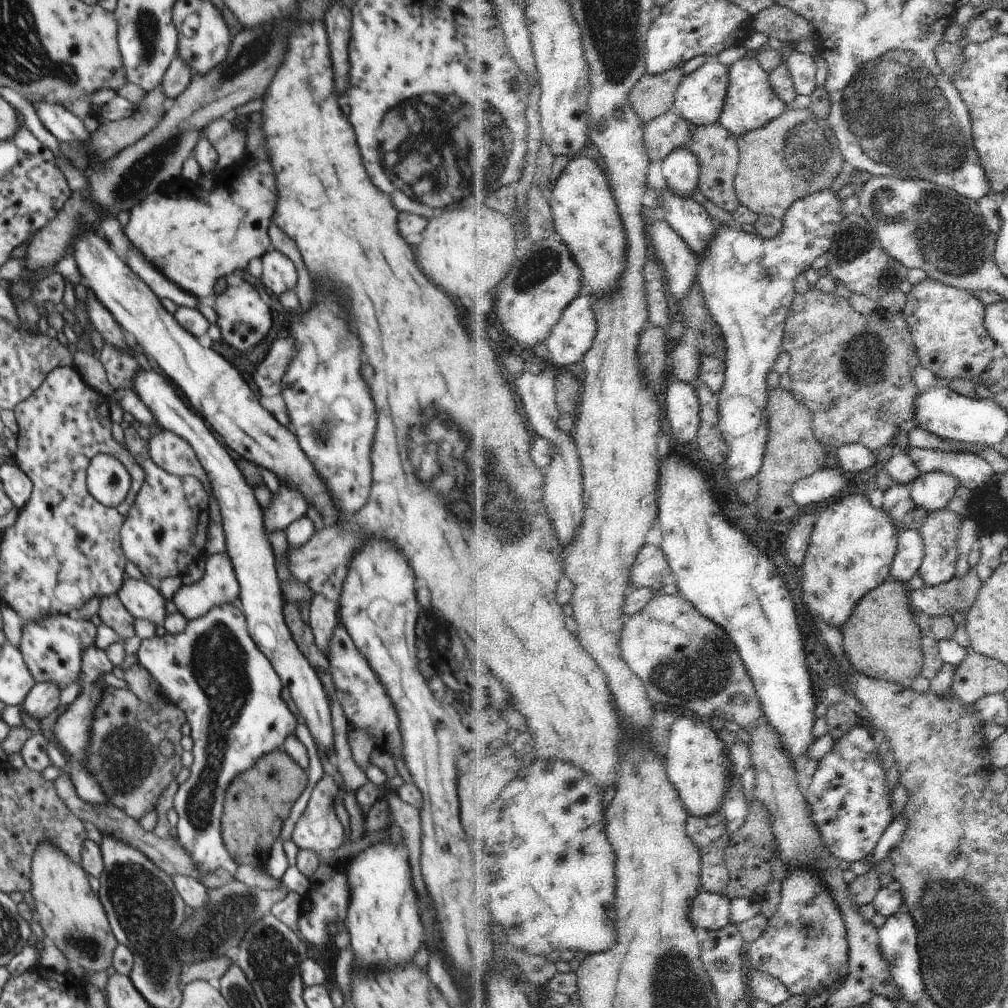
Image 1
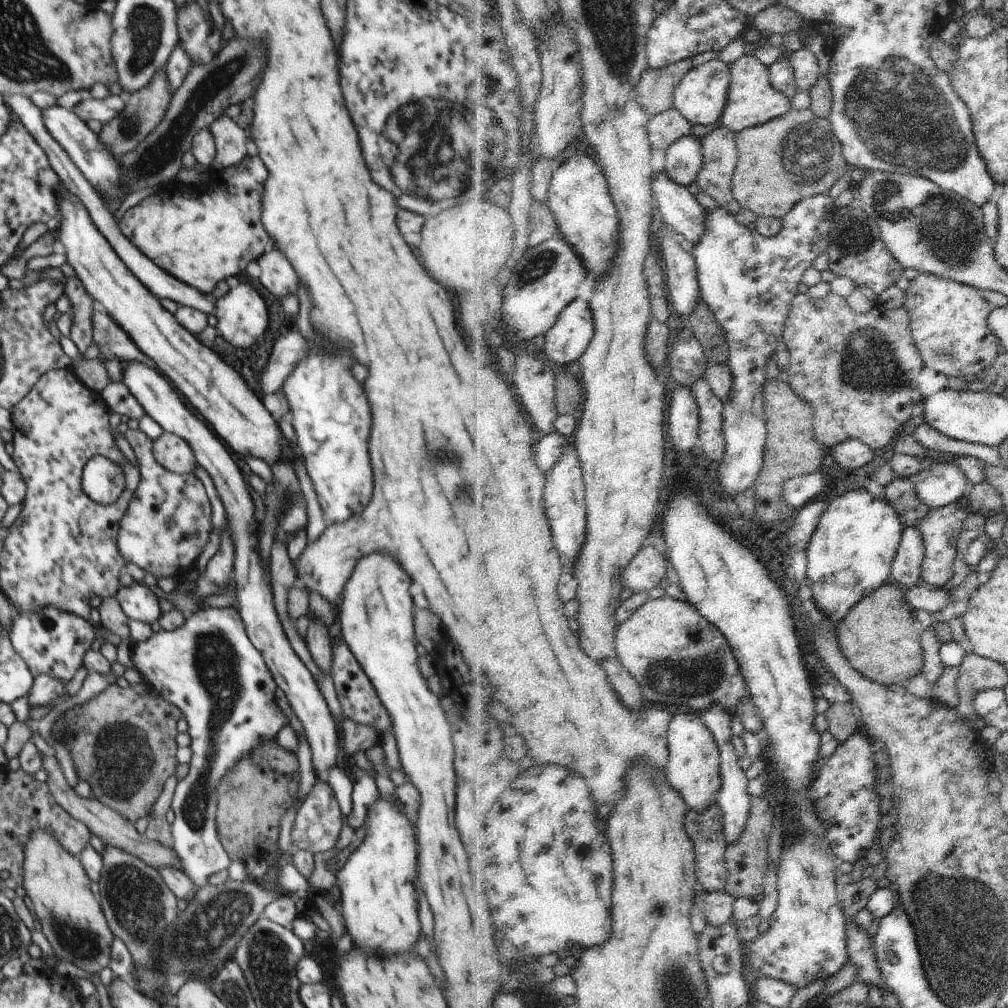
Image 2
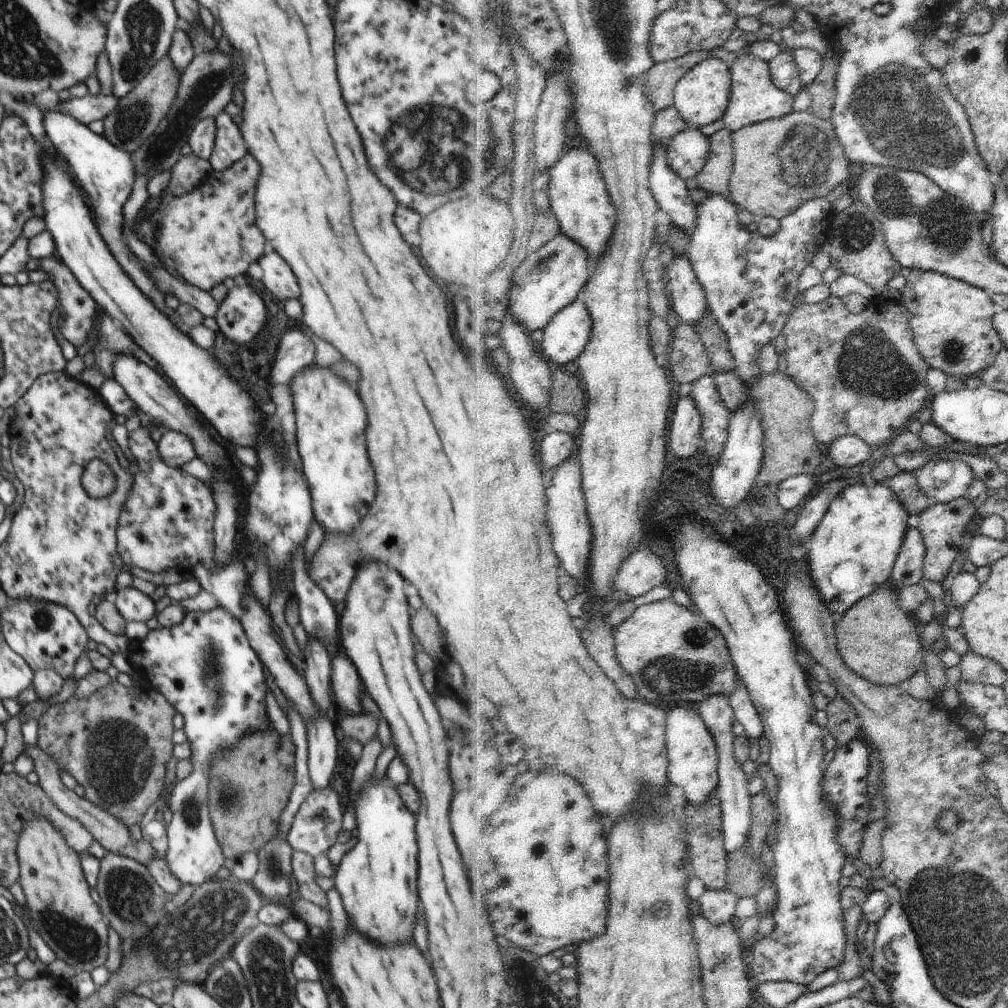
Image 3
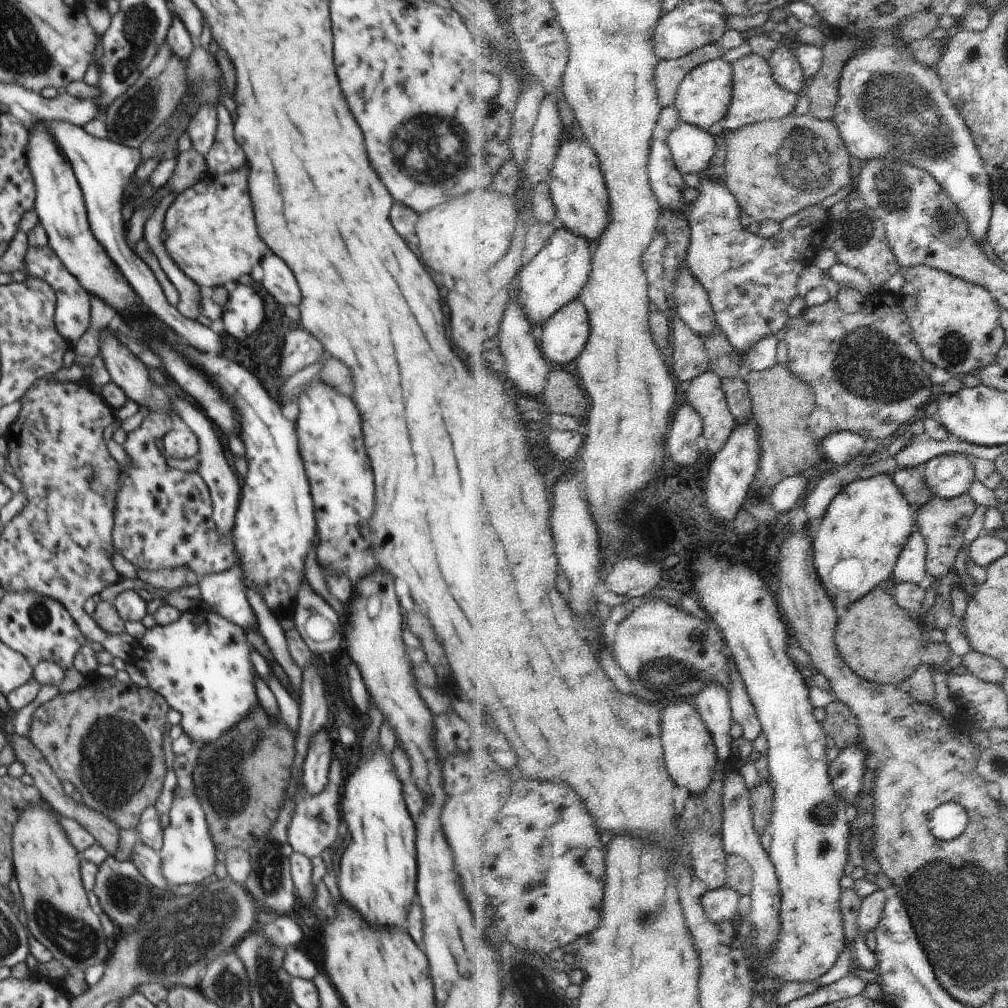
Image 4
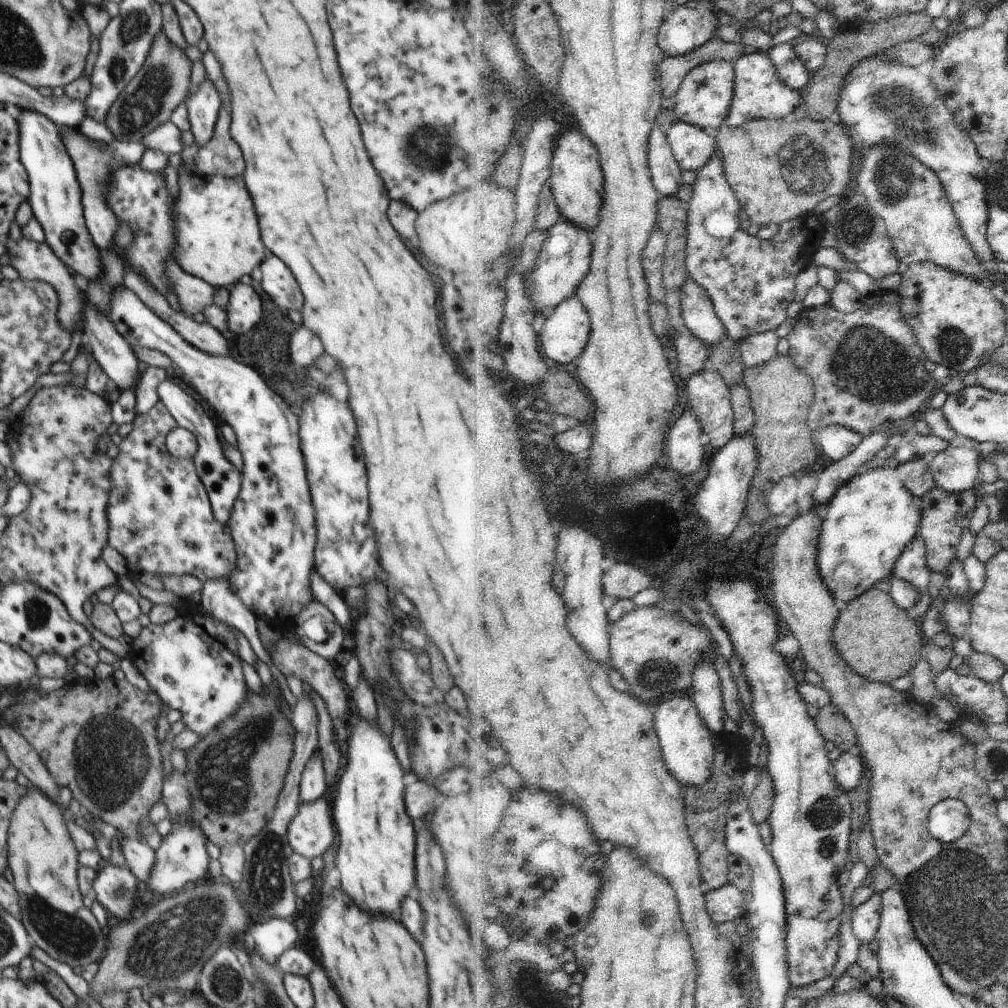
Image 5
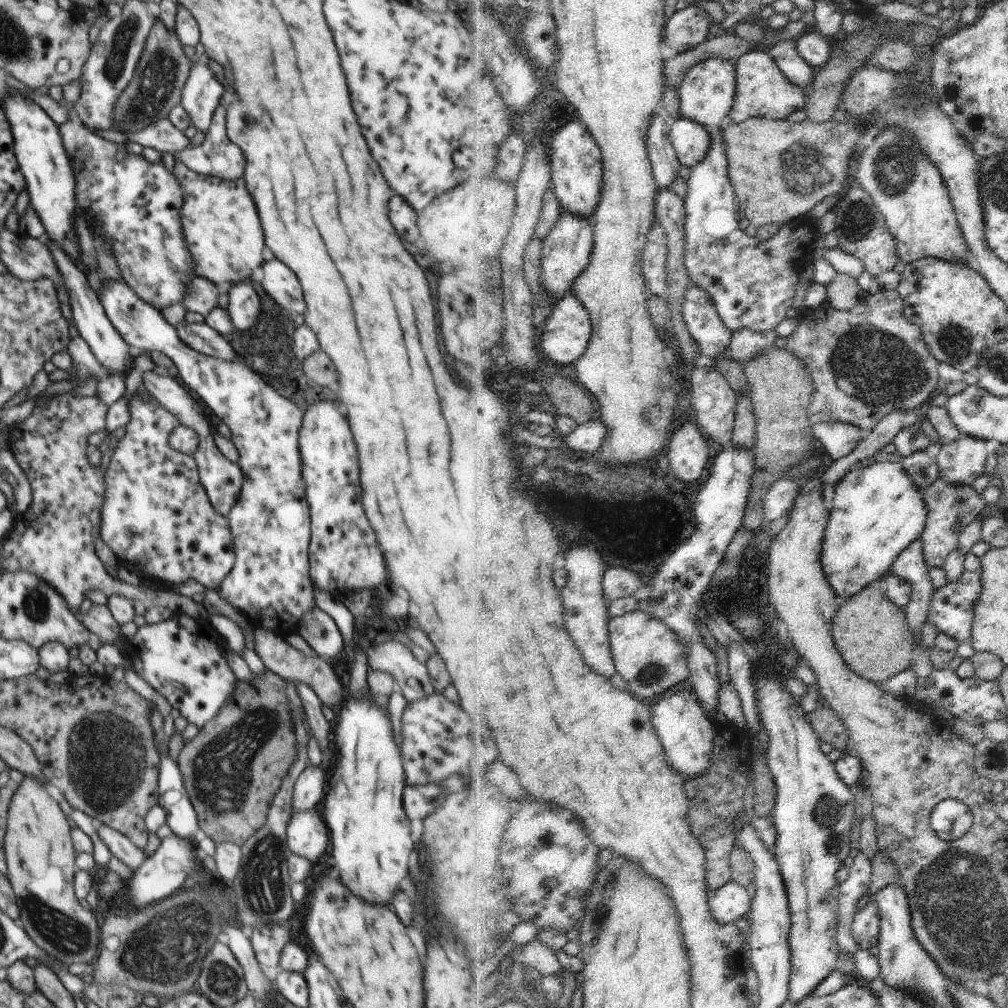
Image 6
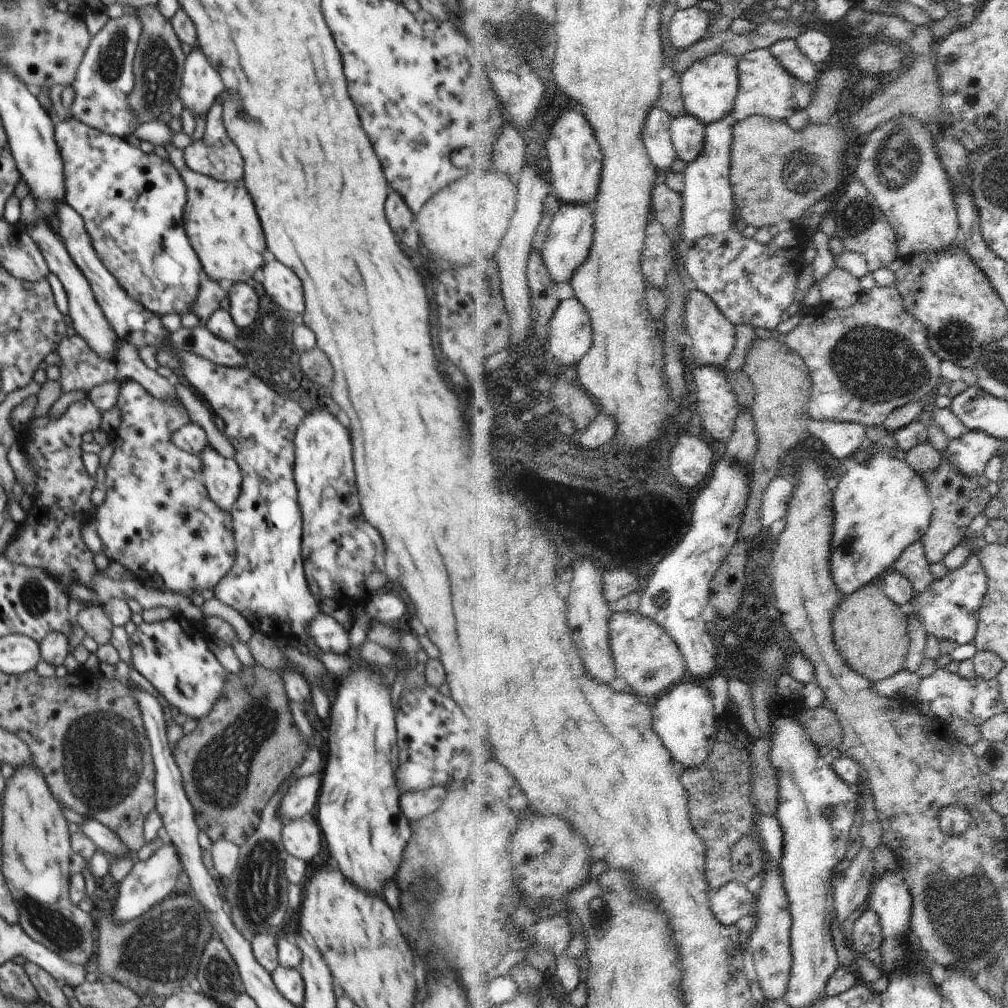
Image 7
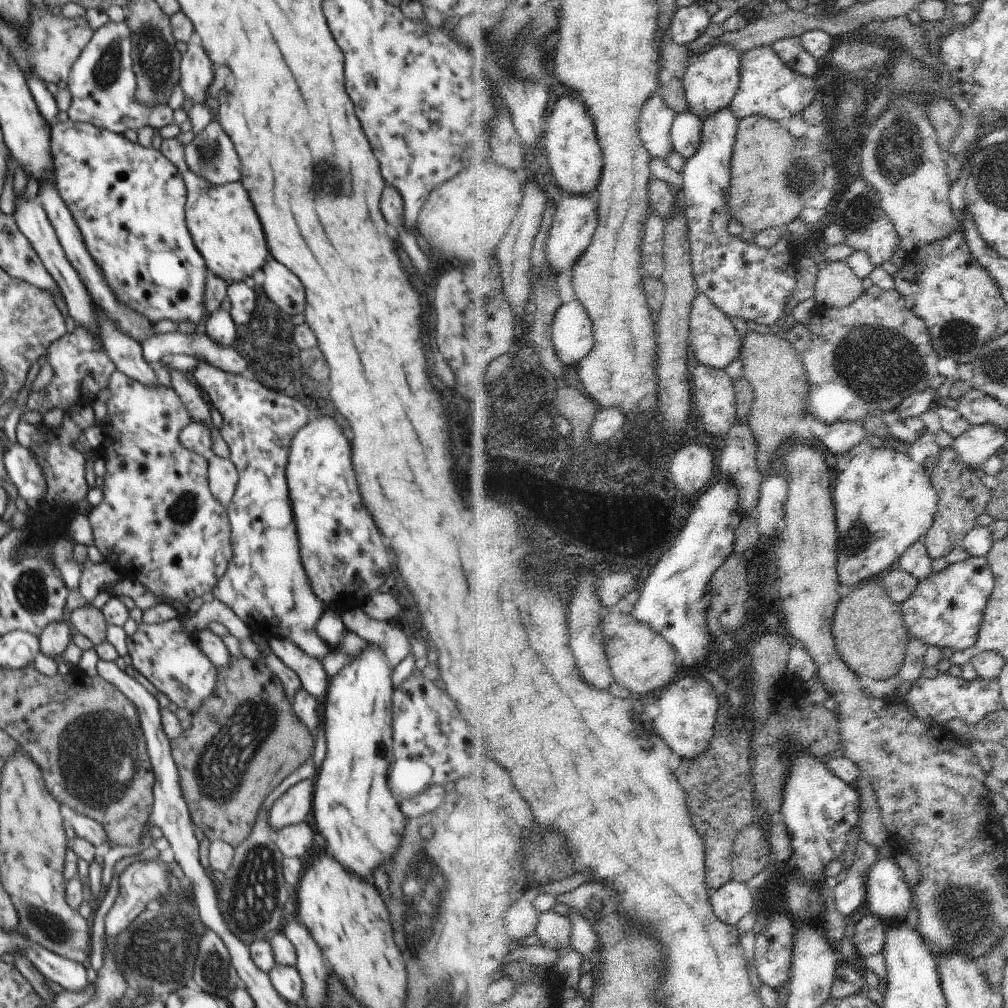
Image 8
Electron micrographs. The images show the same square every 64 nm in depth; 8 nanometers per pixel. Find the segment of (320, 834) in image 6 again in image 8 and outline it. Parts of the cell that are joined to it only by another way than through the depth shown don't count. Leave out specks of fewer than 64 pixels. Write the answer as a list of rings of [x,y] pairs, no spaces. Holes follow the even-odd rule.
[[[306,821],[281,828],[274,835],[274,840],[284,857],[296,858],[302,858],[304,854],[309,854],[308,850],[314,843],[312,829],[308,828]]]

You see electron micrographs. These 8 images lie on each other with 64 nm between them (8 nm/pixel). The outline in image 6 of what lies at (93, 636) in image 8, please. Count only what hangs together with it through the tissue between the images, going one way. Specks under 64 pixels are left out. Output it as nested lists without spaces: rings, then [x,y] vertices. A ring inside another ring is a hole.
[[[93,605],[84,618],[80,620],[81,624],[92,634],[100,639],[101,643],[114,644],[121,634],[121,628],[117,621],[112,617],[106,605]]]

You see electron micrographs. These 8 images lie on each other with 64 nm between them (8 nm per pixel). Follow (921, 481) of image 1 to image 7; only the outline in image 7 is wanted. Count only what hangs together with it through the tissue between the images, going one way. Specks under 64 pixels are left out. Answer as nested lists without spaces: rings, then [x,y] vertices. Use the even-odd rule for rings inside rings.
[[[971,430],[949,441],[945,450],[940,452],[941,460],[950,461],[966,478],[975,478],[984,474],[988,459],[996,455],[1005,440],[992,438],[982,430]]]

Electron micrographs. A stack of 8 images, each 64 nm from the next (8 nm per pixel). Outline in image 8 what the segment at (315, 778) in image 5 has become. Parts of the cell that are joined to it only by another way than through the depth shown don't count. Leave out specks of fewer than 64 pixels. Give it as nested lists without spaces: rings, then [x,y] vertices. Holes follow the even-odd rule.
[[[306,778],[291,786],[273,802],[268,810],[268,826],[275,832],[286,826],[305,822],[312,815],[314,802],[314,778]]]

